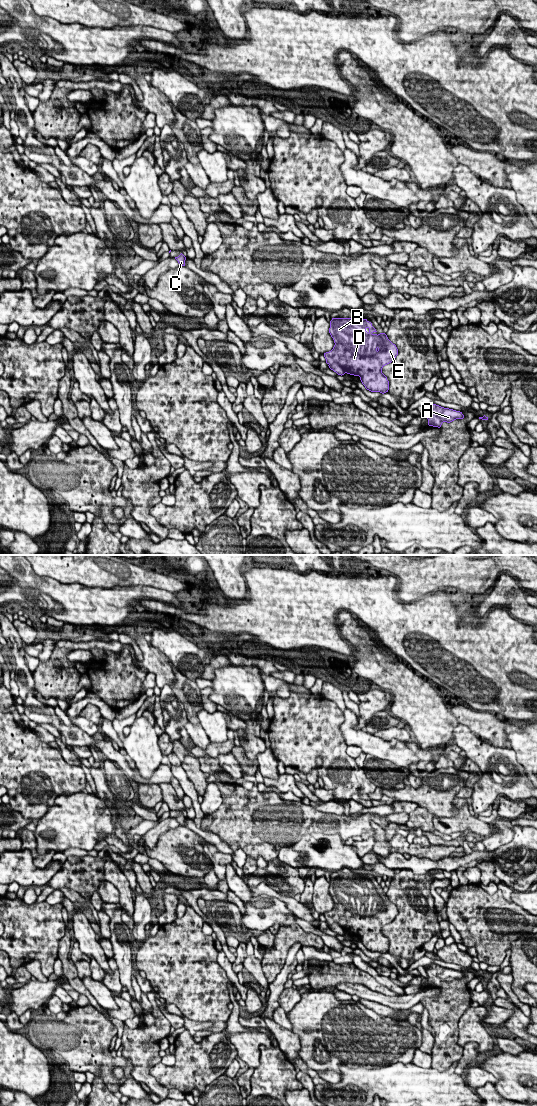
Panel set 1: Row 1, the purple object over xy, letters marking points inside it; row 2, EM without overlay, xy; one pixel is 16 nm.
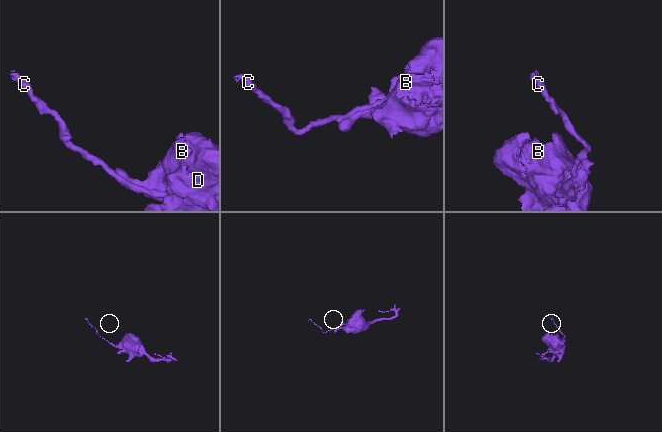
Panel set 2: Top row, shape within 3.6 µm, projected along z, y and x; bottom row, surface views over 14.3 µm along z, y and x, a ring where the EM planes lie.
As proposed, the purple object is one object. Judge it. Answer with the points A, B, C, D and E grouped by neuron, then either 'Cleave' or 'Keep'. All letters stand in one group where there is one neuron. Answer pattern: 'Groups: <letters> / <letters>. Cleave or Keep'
Groups: A B C D E. Keep

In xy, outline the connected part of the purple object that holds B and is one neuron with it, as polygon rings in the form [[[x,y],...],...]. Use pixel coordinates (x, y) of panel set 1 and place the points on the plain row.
[[[361,877],[332,878],[329,893],[335,905],[324,917],[338,935],[359,936],[367,950],[384,954],[389,941],[382,928],[394,921],[398,909],[385,893],[376,892],[372,883]]]

